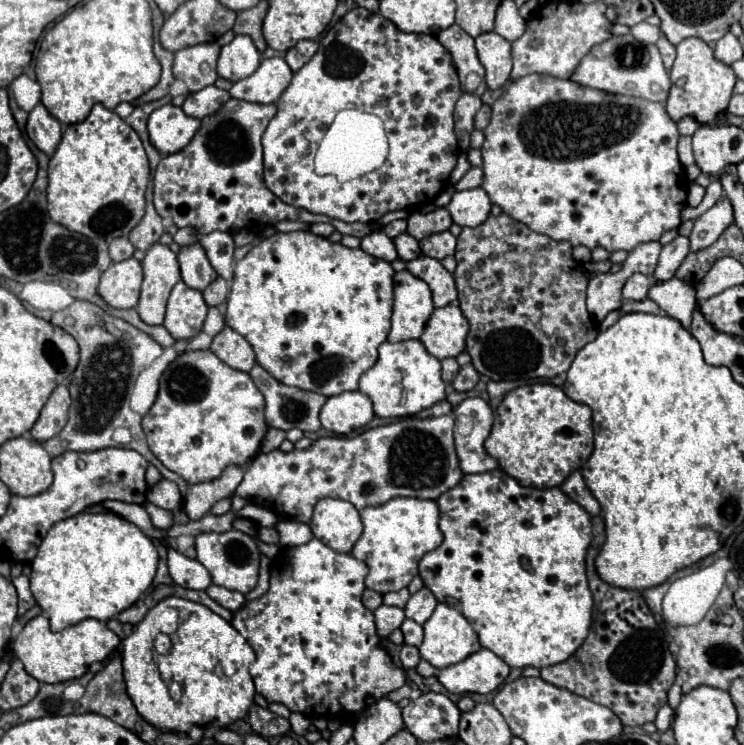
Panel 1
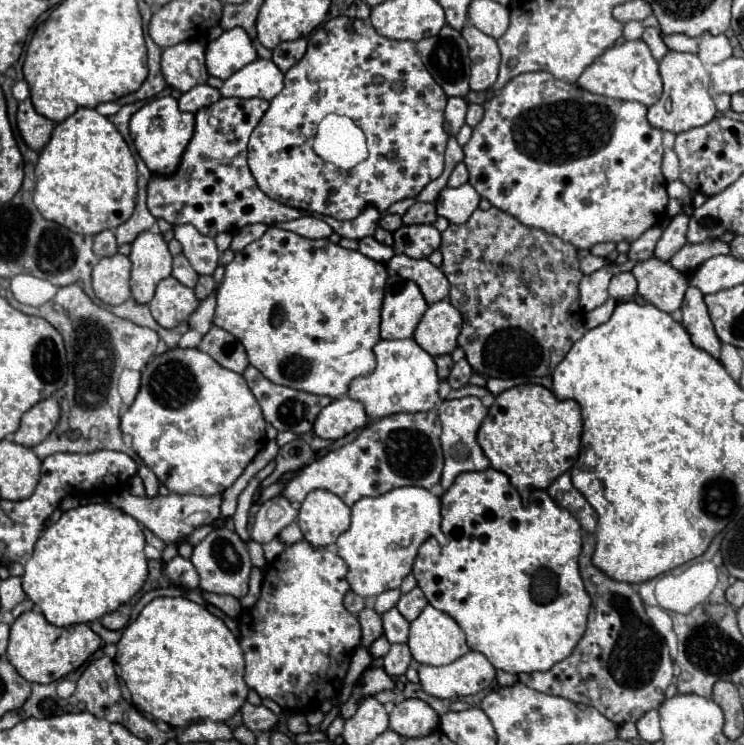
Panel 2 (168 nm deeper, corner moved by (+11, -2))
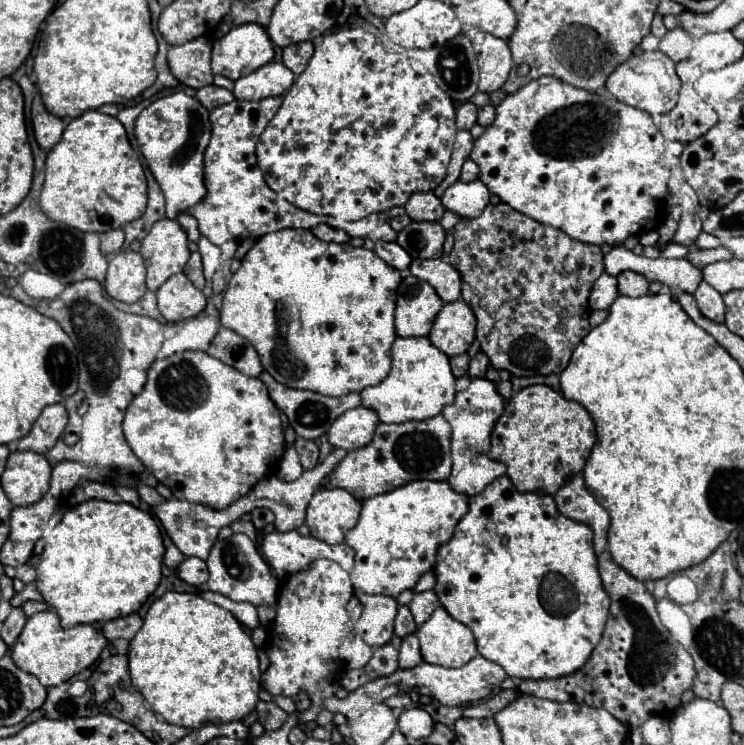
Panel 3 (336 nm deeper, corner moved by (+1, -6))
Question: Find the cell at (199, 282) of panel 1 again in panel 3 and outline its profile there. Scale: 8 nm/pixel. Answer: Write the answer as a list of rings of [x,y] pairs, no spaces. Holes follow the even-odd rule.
[[[193,252],[187,266],[185,266],[185,274],[187,278],[197,286],[197,288],[203,288],[205,286],[205,278],[203,278],[203,270],[201,270],[201,256],[199,252]]]

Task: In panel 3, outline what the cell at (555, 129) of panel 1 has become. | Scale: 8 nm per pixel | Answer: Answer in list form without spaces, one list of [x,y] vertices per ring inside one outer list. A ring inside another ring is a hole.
[[[541,76],[537,80],[527,82],[525,86],[521,86],[517,92],[509,94],[499,106],[497,106],[497,116],[495,122],[491,126],[485,128],[485,132],[475,140],[475,146],[471,150],[471,160],[479,166],[481,174],[479,180],[489,188],[491,194],[497,194],[505,204],[509,204],[513,210],[531,216],[537,222],[555,226],[559,230],[563,230],[569,238],[579,240],[579,242],[587,242],[587,244],[623,244],[631,234],[643,234],[649,230],[659,228],[665,222],[665,206],[663,202],[667,202],[669,196],[669,188],[667,188],[667,180],[669,180],[669,162],[665,158],[665,146],[663,146],[663,136],[659,132],[659,128],[655,126],[653,118],[639,108],[627,106],[625,102],[615,100],[611,94],[607,94],[605,90],[599,92],[589,92],[589,90],[581,90],[575,88],[567,82],[561,82],[559,78],[553,76]]]

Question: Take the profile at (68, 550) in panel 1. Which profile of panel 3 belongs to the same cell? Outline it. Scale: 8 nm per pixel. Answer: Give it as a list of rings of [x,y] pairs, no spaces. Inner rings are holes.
[[[87,500],[71,508],[63,520],[45,536],[45,550],[35,562],[37,590],[43,600],[59,614],[61,626],[107,622],[137,612],[155,592],[161,580],[161,560],[165,554],[163,538],[153,516],[129,502]]]

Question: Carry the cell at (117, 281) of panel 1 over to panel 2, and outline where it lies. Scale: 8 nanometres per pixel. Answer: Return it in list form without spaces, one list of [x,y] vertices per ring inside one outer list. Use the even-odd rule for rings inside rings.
[[[115,254],[101,258],[99,264],[93,268],[95,296],[111,306],[123,304],[131,296],[129,270],[131,270],[131,262],[127,256]]]

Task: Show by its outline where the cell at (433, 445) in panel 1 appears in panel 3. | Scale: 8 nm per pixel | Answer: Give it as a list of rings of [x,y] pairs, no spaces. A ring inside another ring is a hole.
[[[443,414],[427,420],[409,420],[401,424],[379,424],[375,438],[347,456],[327,476],[329,488],[343,488],[357,500],[391,492],[413,480],[447,480],[451,474],[451,426]]]

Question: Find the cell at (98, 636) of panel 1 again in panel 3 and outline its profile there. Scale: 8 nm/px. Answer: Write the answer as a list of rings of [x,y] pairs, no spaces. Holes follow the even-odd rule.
[[[45,610],[27,618],[23,632],[19,634],[19,638],[11,648],[11,656],[21,670],[37,676],[43,686],[51,688],[51,686],[59,686],[61,682],[67,682],[71,676],[91,666],[99,658],[105,646],[107,646],[107,638],[91,624],[77,624],[71,628],[63,628],[59,624],[57,612]]]

